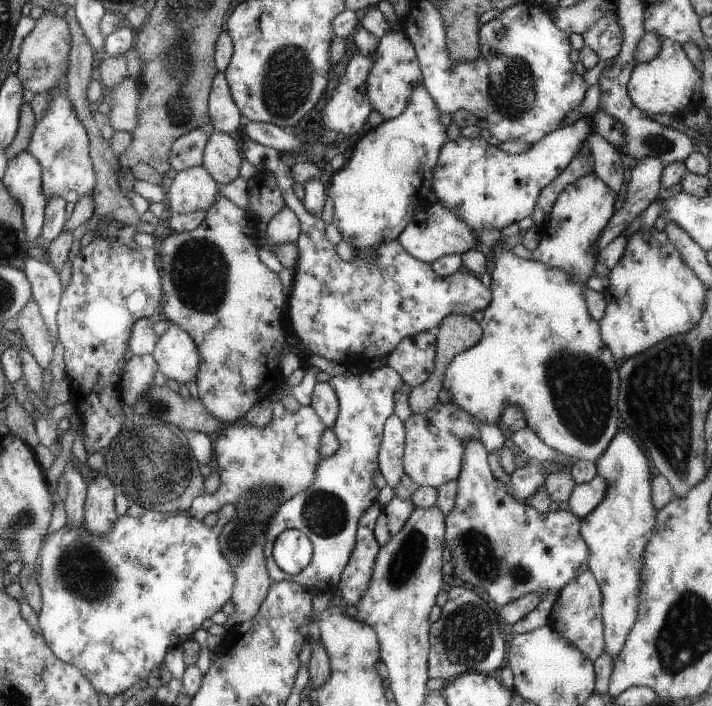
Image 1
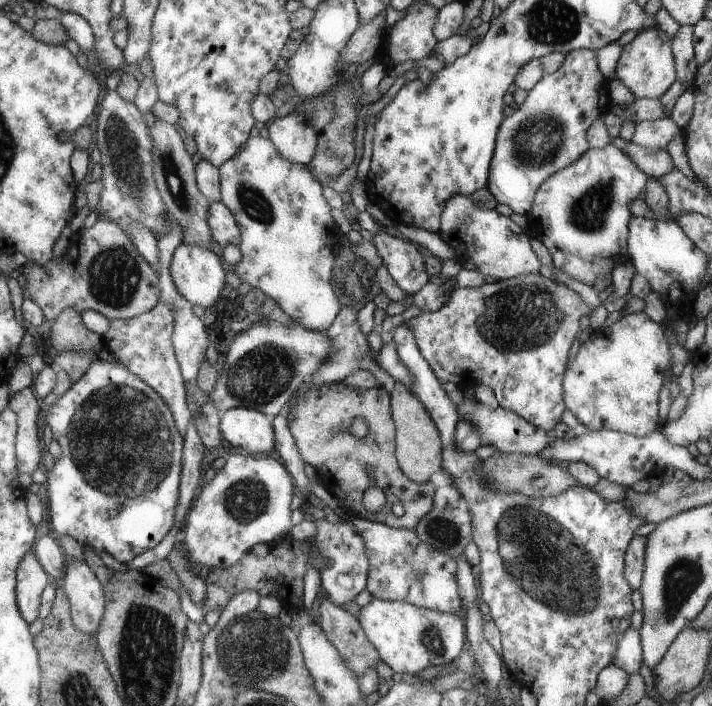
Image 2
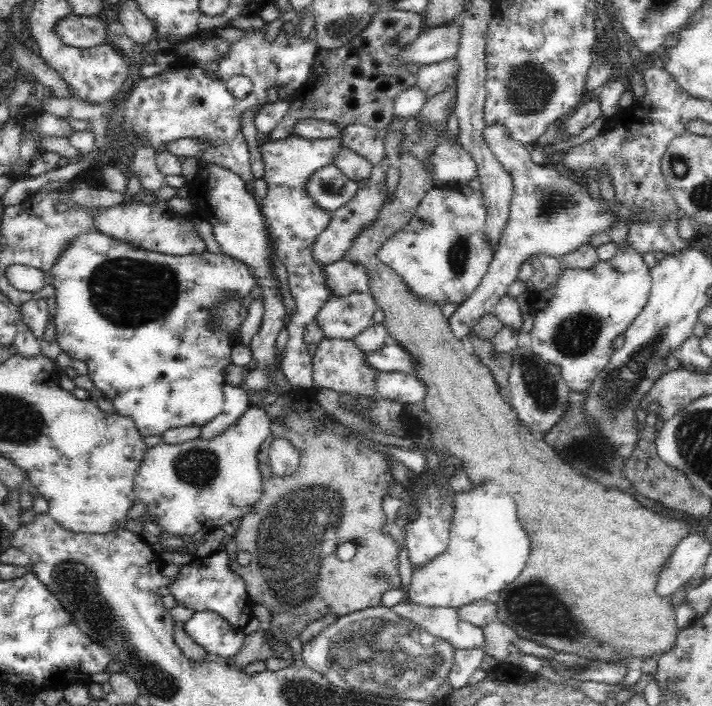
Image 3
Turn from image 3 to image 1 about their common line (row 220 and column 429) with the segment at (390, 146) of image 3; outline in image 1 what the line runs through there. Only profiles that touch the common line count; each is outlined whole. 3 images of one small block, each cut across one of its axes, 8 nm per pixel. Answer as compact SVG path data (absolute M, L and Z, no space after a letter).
M439 327L417 332L402 339L387 356L387 366L398 371L403 381L414 388L432 372Z

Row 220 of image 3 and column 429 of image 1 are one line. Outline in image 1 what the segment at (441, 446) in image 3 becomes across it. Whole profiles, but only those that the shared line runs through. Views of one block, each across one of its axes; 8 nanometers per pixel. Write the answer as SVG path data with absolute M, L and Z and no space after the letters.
M448 315L445 320L439 324L437 332L437 343L435 348L435 359L432 372L422 384L416 385L409 390L409 405L414 414L424 414L434 405L438 404L438 392L443 386L446 376L446 370L454 358L461 352L468 351L470 347L480 342L484 338L484 329L481 324L472 319L469 315Z

